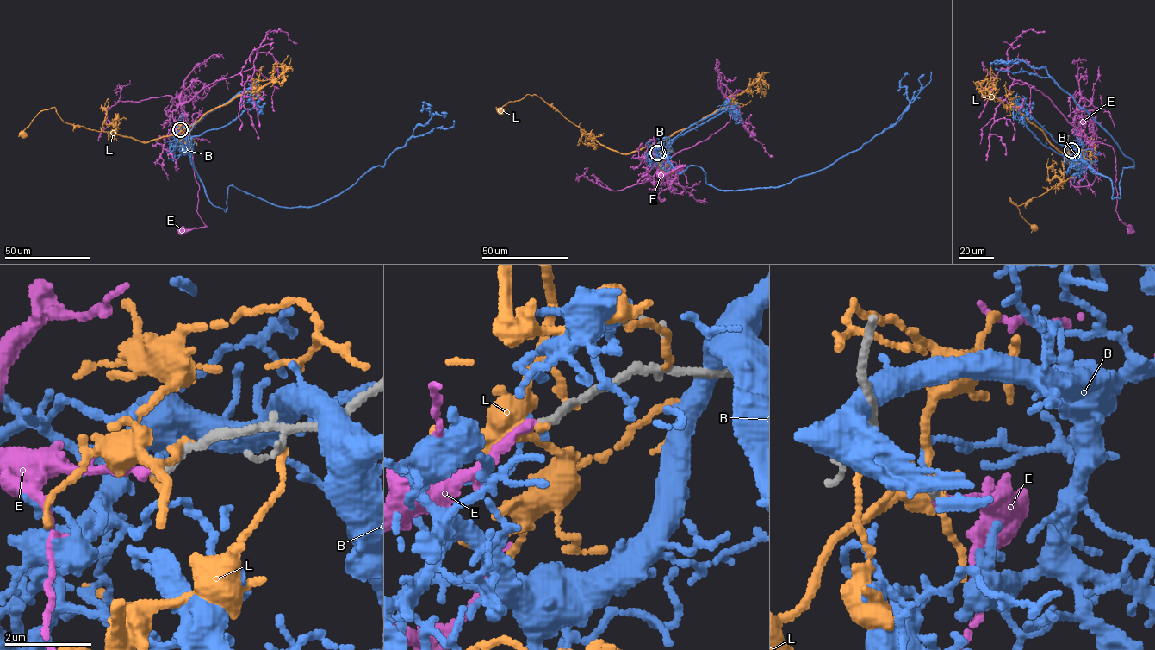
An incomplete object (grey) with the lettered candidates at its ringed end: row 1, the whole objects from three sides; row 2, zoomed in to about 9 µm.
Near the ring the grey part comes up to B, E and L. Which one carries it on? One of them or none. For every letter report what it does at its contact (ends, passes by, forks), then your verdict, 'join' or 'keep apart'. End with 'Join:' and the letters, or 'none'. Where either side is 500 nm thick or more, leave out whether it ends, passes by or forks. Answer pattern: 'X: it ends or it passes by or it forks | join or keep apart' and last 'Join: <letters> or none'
B: it ends | keep apart
E: it ends | join
L: it forks | keep apart
Join: E

